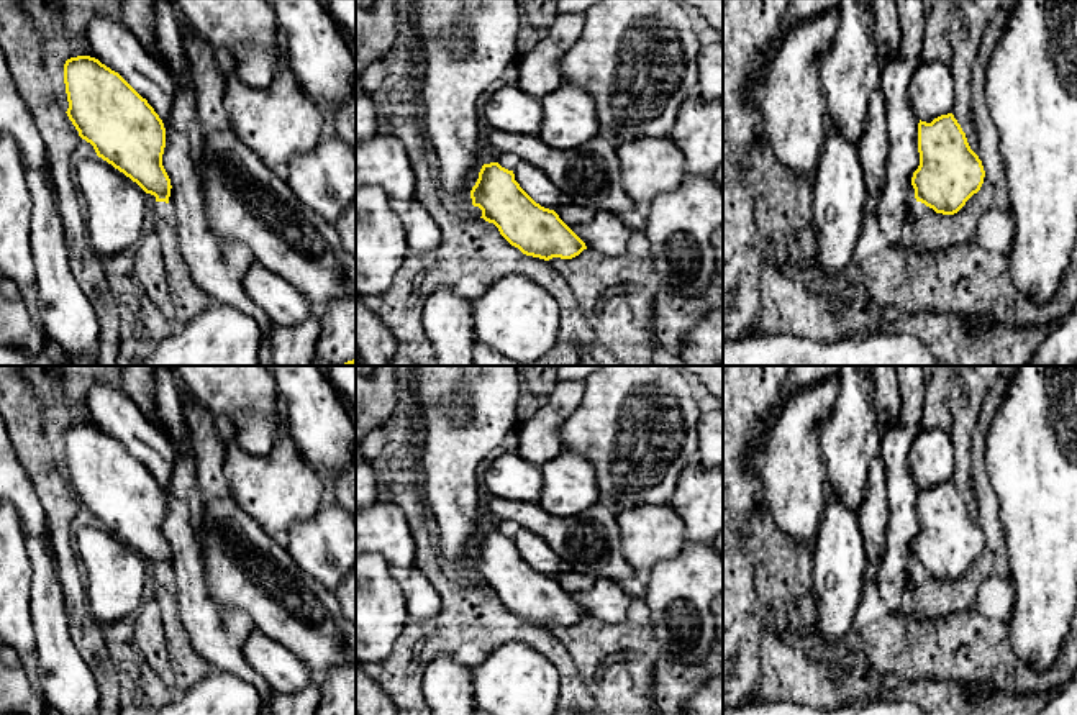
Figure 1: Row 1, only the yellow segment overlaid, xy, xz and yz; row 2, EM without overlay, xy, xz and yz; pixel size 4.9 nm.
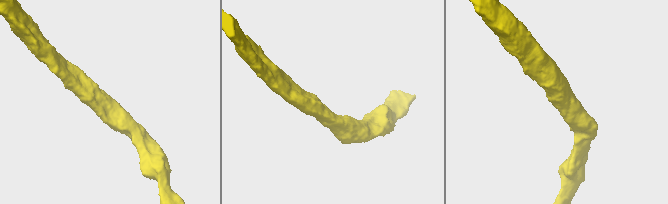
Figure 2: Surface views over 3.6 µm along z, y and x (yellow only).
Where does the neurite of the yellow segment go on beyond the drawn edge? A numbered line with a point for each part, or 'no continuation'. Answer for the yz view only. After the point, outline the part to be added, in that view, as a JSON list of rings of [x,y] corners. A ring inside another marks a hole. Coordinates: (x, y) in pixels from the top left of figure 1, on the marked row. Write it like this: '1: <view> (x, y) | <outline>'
no continuation

